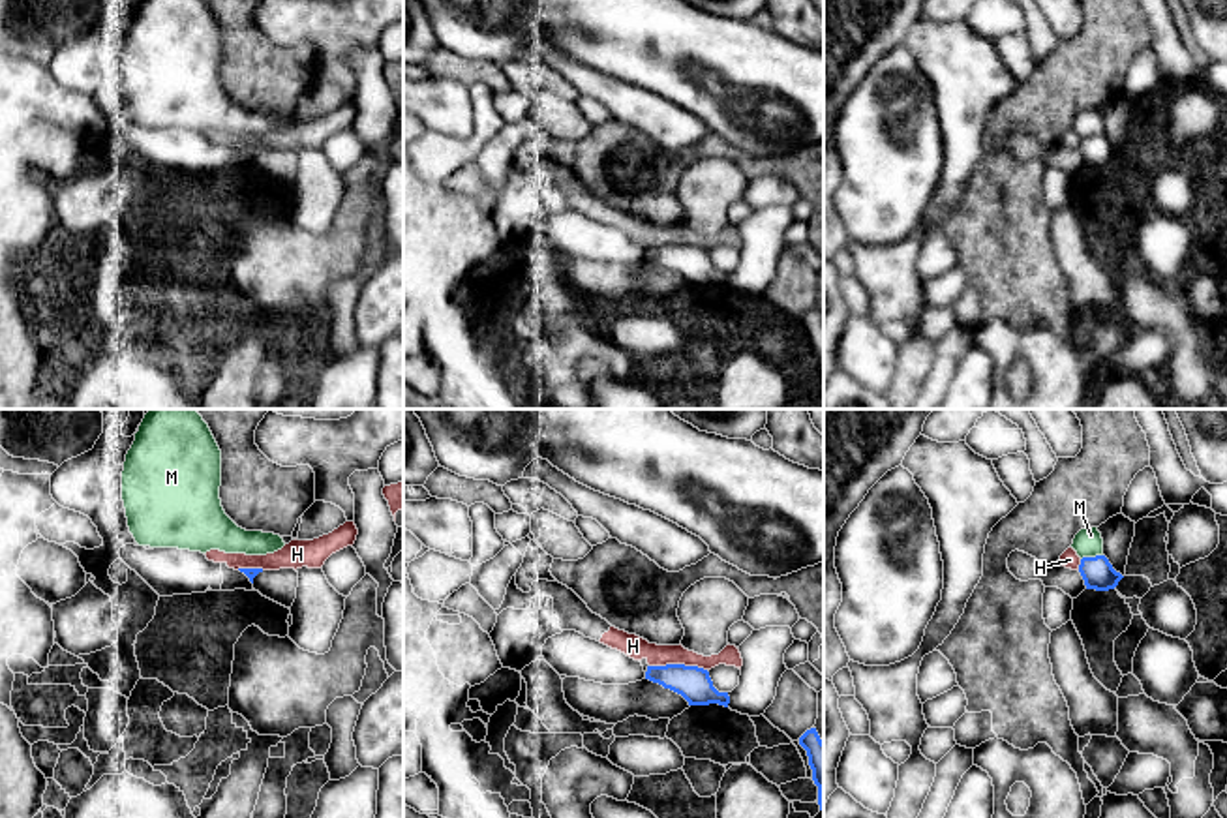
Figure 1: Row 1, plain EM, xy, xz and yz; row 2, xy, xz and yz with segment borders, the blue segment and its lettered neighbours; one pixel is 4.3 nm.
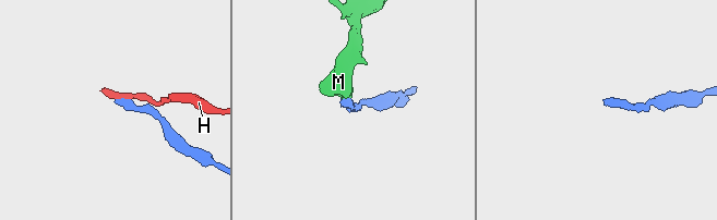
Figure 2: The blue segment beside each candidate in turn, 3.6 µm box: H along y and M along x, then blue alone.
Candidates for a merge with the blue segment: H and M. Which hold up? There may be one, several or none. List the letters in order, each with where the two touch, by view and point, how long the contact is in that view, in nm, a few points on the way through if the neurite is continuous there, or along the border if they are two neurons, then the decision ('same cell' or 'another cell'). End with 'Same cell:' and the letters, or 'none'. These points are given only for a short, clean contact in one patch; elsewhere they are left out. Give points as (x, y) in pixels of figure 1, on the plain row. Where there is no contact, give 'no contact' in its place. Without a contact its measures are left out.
H: xz (678, 244) | 240 nm | another cell
M: yz (1090, 137) | 100 nm | along yz (1102, 134), (1081, 139) | another cell
Same cell: none

